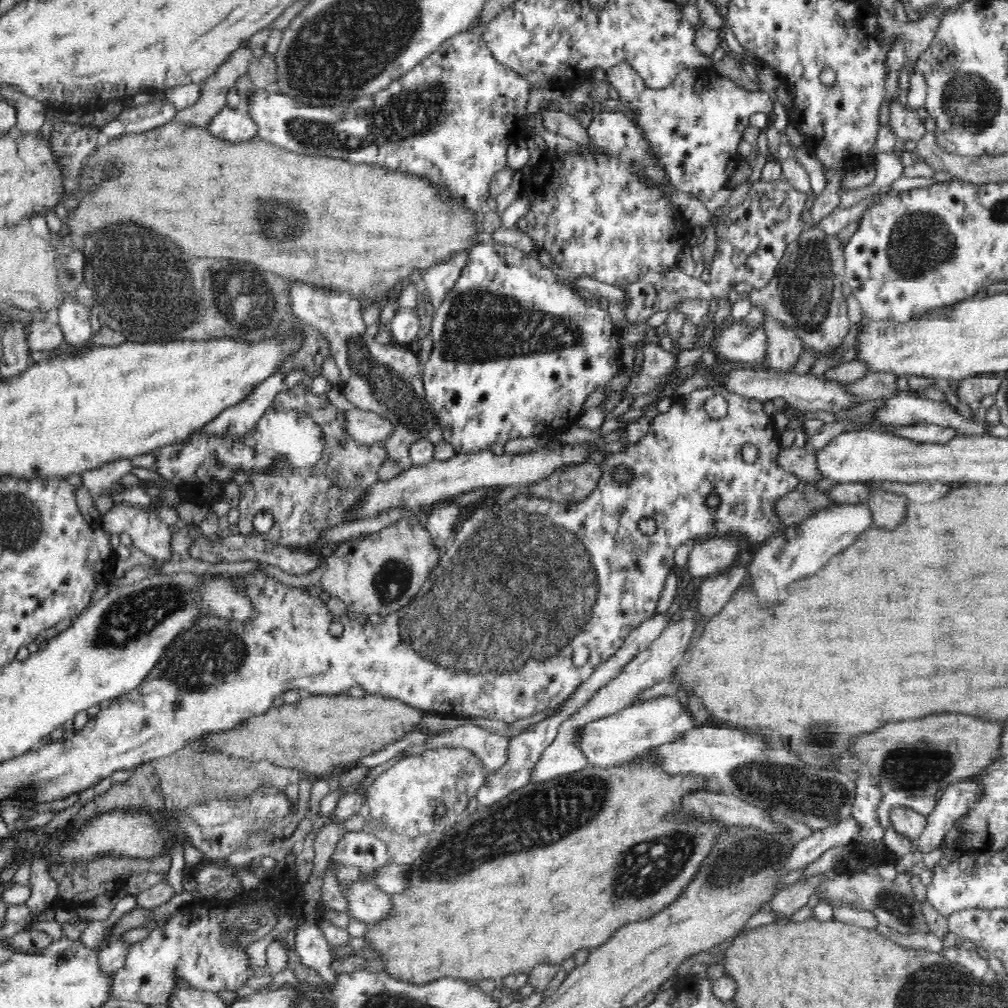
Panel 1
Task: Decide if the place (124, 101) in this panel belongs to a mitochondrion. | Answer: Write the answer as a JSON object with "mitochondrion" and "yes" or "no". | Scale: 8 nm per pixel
{"mitochondrion":"no"}

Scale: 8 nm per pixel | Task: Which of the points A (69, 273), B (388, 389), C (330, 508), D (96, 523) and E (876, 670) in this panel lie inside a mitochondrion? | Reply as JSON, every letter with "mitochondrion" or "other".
{"A":"mitochondrion","B":"mitochondrion","C":"other","D":"other","E":"other"}

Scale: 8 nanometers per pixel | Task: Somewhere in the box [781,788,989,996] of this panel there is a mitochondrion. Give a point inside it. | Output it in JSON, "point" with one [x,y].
{"point":[898,904]}

